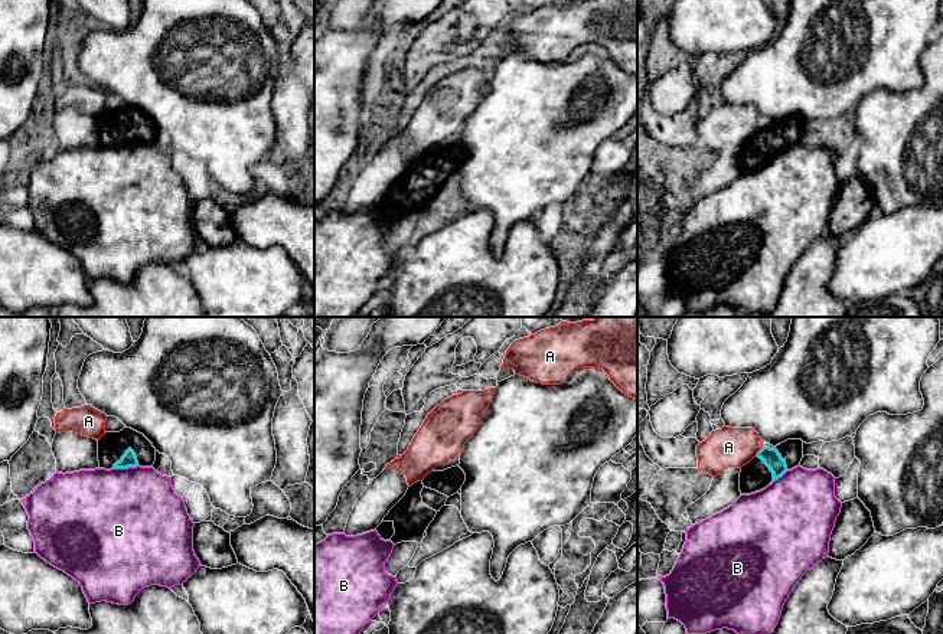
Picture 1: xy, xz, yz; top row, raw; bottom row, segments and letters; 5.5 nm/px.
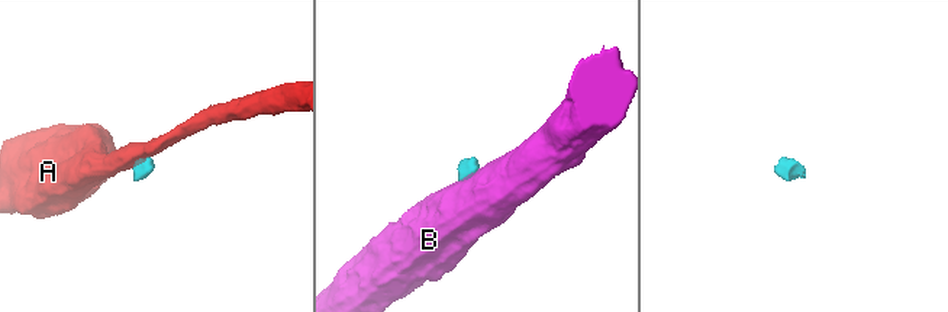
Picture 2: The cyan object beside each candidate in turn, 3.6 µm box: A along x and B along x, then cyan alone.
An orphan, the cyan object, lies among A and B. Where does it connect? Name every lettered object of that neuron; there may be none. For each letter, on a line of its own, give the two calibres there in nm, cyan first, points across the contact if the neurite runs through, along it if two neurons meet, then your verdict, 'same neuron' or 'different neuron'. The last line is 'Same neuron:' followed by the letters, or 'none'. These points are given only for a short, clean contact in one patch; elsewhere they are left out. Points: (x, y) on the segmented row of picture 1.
A: 100/220 nm | along yz (763, 447), (756, 454) | different neuron
B: 80/500 nm | along xy (137, 464), (116, 469) | different neuron
Same neuron: none

